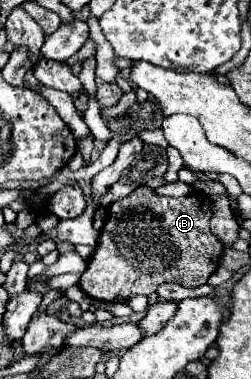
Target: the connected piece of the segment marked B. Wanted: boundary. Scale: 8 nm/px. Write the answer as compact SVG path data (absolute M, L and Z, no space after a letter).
M137 188L109 206L99 244L81 276L81 290L101 302L125 302L133 294L149 296L163 282L197 288L217 270L223 242L211 232L211 200L197 192L185 198L157 196L149 188Z

